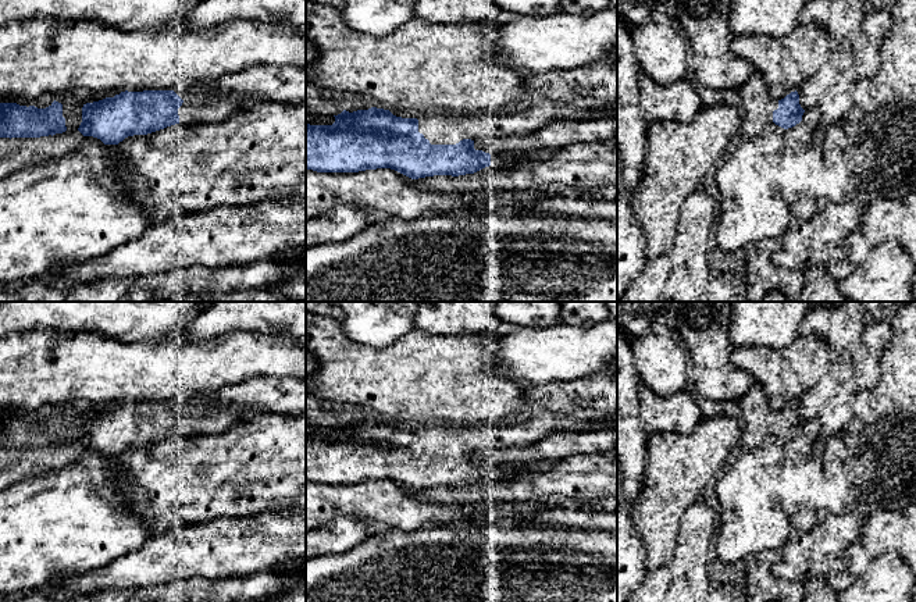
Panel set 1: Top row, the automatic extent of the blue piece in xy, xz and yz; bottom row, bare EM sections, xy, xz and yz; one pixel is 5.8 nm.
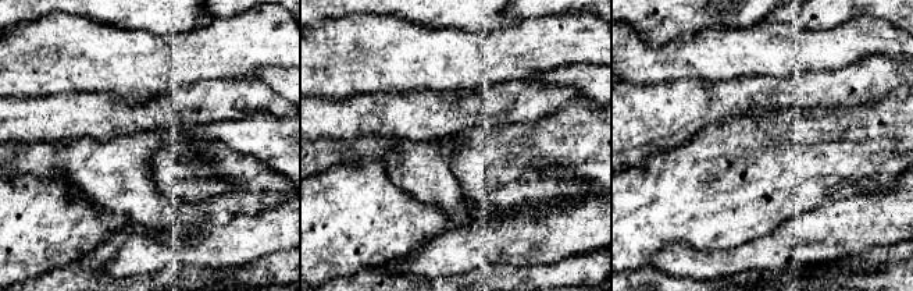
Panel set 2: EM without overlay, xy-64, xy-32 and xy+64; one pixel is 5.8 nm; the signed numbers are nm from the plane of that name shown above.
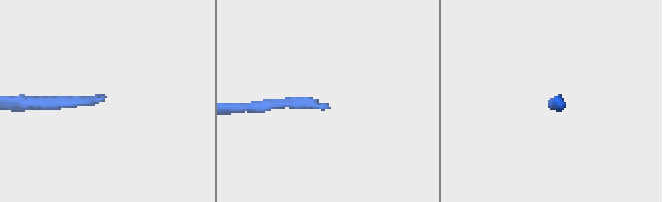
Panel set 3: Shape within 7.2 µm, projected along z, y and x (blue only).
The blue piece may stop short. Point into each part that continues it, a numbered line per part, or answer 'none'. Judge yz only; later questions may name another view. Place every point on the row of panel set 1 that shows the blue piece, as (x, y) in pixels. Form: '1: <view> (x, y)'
1: yz (758, 106)

